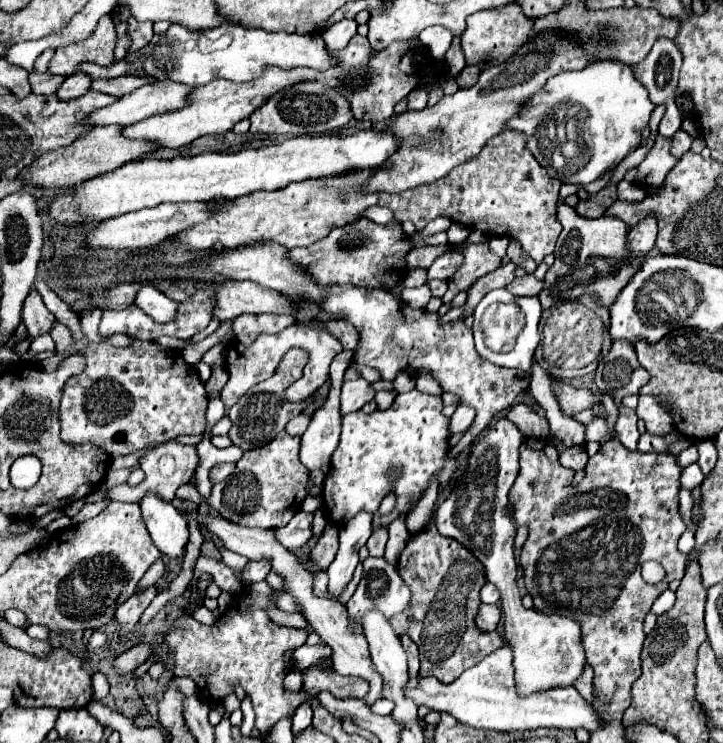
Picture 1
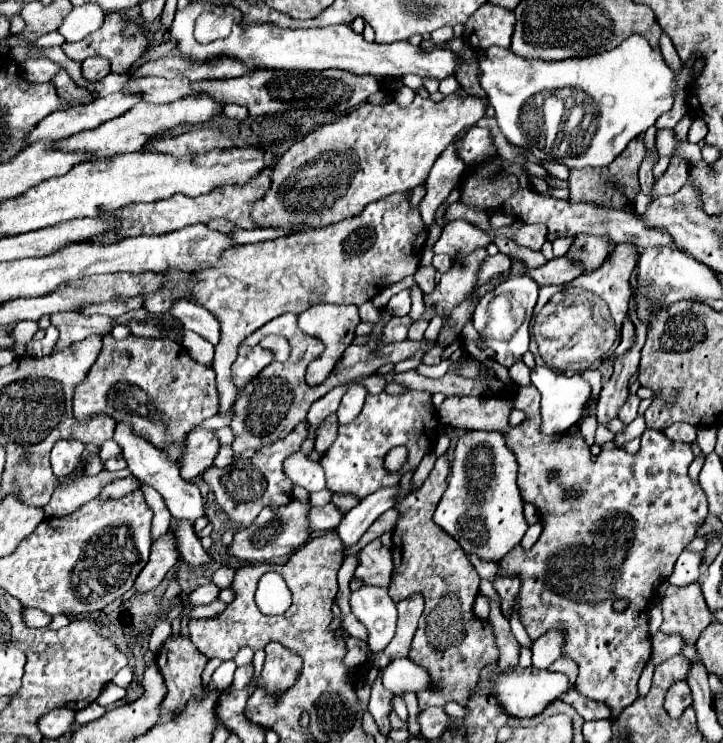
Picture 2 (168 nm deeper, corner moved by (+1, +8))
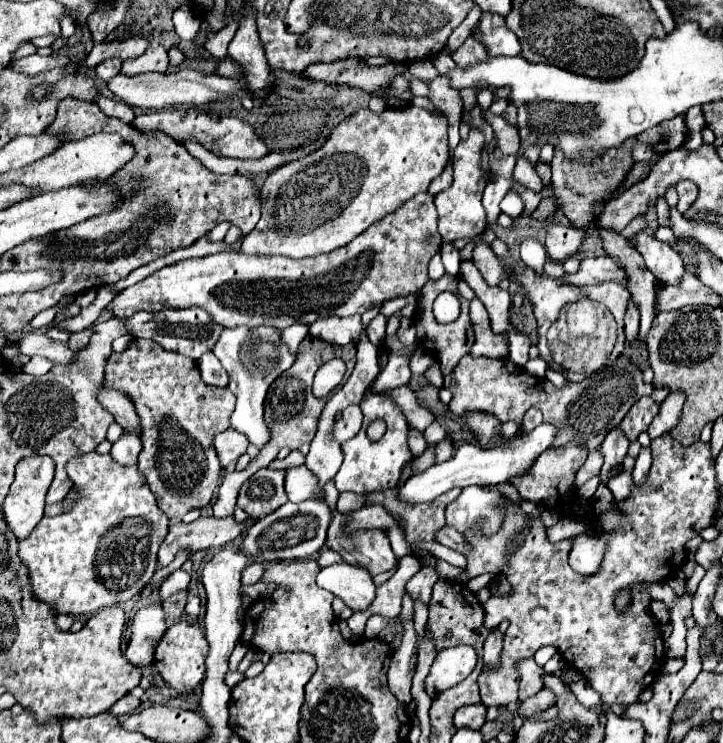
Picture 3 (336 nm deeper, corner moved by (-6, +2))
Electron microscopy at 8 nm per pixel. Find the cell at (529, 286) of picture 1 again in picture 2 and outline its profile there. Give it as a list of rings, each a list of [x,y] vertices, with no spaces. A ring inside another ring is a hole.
[[[562,256],[562,258],[548,260],[540,268],[530,268],[524,274],[530,276],[532,280],[536,280],[538,286],[566,284],[566,282],[570,282],[582,274],[582,266],[572,266],[572,262],[566,256]]]

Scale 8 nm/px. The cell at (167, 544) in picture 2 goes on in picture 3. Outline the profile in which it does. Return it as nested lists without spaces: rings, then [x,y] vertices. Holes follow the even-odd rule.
[[[233,516],[199,518],[191,524],[183,524],[183,522],[171,524],[159,550],[159,566],[171,564],[175,554],[187,546],[193,552],[207,550],[213,546],[225,546],[227,542],[239,538],[249,524],[253,524],[251,518],[247,518],[245,522],[237,522]]]

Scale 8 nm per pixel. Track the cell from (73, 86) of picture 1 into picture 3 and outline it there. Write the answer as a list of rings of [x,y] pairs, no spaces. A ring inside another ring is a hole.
[[[111,58],[111,60],[103,60],[97,68],[95,68],[95,74],[97,74],[97,78],[101,78],[103,82],[107,82],[107,80],[111,80],[115,74],[119,74],[121,72],[121,60],[119,58]]]

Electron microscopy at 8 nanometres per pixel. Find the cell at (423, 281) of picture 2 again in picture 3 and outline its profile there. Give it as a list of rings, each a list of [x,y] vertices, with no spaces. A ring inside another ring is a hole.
[[[440,251],[437,252],[429,261],[428,276],[430,280],[438,280],[445,274]]]

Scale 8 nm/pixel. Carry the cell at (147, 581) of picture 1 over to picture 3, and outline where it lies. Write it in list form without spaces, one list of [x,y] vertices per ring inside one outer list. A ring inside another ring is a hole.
[[[229,428],[221,434],[217,434],[213,444],[215,444],[215,450],[217,450],[217,456],[219,456],[221,464],[227,466],[229,462],[233,462],[233,460],[237,460],[239,456],[245,454],[245,450],[249,446],[249,440],[241,432],[235,432],[233,428]]]

